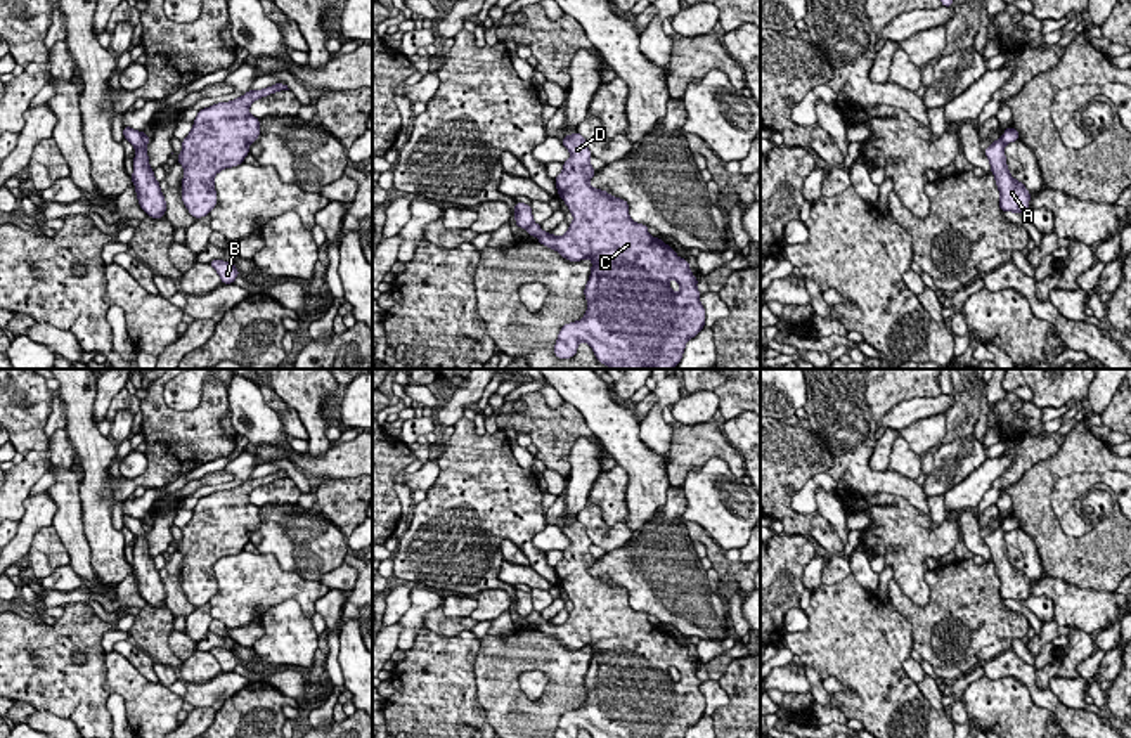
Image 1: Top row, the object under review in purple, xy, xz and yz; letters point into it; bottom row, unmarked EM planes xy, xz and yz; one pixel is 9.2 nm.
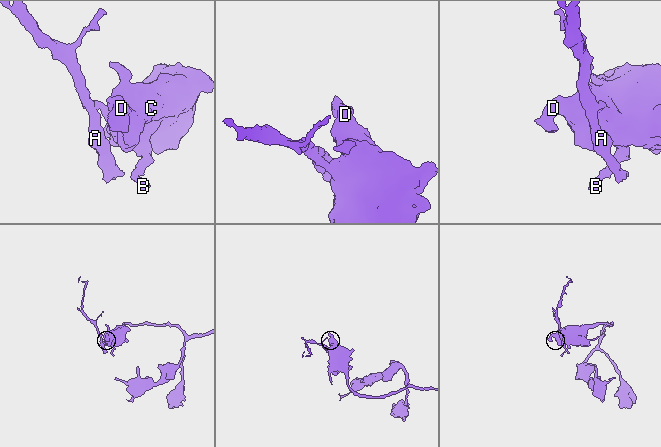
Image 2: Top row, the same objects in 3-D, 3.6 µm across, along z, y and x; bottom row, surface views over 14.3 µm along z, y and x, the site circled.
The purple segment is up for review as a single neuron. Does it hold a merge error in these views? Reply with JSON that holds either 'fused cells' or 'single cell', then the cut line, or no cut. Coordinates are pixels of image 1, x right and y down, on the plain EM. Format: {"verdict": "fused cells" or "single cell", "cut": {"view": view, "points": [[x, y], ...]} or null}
{"verdict": "fused cells", "cut": {"view": "xz", "points": [[532, 610], [527, 617]]}}

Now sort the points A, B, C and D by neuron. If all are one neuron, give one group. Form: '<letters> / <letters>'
A / B C D

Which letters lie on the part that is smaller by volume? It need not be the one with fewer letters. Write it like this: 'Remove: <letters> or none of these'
Remove: A

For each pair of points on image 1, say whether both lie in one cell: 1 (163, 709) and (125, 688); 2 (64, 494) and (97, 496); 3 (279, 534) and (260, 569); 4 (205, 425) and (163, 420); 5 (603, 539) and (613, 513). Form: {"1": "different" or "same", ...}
{"1": "same", "2": "different", "3": "different", "4": "same", "5": "different"}

